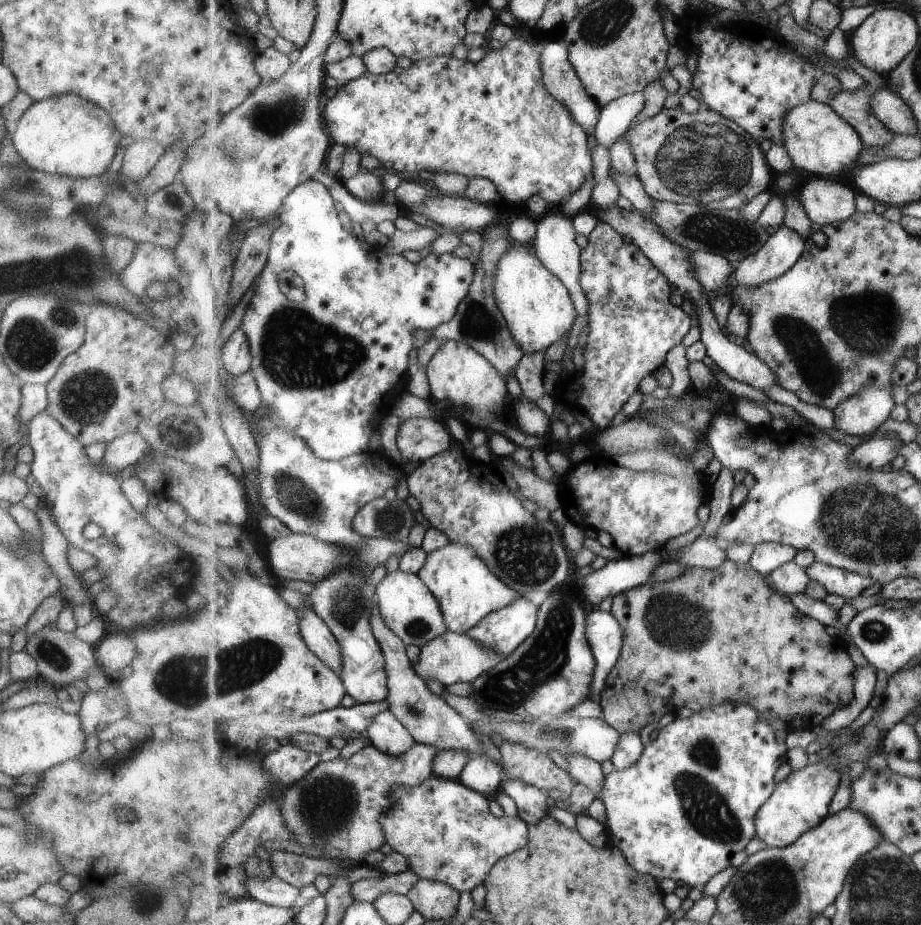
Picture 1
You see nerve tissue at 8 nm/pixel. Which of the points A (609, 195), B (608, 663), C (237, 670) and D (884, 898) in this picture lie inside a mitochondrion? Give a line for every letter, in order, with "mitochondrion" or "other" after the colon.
A: other
B: other
C: mitochondrion
D: mitochondrion

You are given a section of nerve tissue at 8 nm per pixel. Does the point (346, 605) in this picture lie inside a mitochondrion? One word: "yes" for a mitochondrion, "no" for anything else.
yes

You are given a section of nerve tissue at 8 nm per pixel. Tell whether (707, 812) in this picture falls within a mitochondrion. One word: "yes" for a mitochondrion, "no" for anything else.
yes

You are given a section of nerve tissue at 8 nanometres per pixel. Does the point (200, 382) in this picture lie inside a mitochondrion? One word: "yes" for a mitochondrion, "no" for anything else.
no

